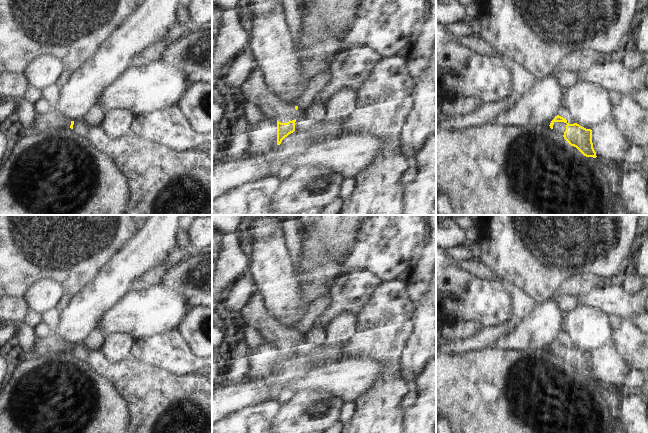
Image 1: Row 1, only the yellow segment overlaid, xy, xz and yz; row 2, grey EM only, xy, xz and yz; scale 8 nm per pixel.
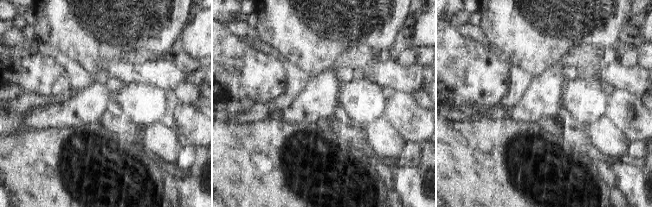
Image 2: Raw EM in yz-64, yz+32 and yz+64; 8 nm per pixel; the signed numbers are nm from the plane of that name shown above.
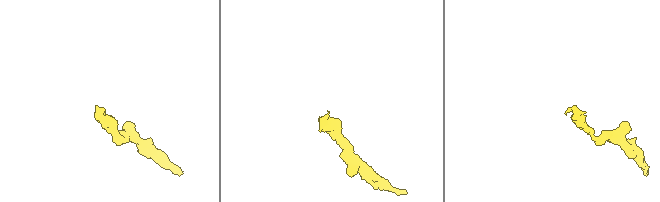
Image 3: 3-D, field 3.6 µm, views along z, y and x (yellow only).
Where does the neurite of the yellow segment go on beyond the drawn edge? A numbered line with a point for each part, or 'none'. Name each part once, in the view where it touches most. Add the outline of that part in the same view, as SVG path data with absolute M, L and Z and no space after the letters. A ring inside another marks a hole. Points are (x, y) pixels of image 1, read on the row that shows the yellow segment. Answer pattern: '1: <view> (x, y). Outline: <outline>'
1: yz (559, 127). Outline: M554 122L553 130L558 133L559 135L564 135L564 132L566 130L566 123L564 122Z

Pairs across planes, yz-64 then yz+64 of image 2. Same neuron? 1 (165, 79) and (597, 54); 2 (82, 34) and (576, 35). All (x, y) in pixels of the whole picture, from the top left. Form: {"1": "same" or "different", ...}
{"1": "different", "2": "same"}

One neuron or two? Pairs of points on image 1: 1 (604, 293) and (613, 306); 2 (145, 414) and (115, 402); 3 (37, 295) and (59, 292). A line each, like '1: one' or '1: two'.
1: one
2: two
3: one

